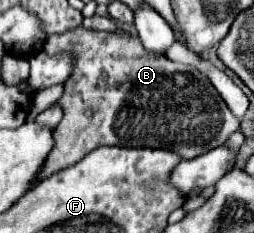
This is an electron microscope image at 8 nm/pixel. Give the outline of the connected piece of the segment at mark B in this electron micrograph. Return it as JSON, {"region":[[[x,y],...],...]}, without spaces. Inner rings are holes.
{"region":[[[78,27],[64,35],[50,35],[44,51],[50,55],[74,53],[74,73],[64,83],[64,95],[58,101],[64,117],[52,131],[54,147],[32,187],[48,175],[78,163],[102,145],[162,147],[178,153],[182,159],[194,159],[224,145],[238,131],[238,119],[212,87],[206,73],[148,53],[138,37],[124,31],[110,33]]]}

